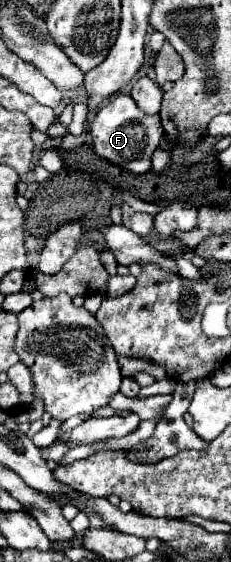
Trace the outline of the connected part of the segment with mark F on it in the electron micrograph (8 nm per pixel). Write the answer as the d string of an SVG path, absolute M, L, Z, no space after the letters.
M117 95L99 109L89 133L93 137L93 149L99 157L131 173L147 173L151 169L151 155L159 147L163 125L159 115L145 115L143 111L139 111L129 95Z

